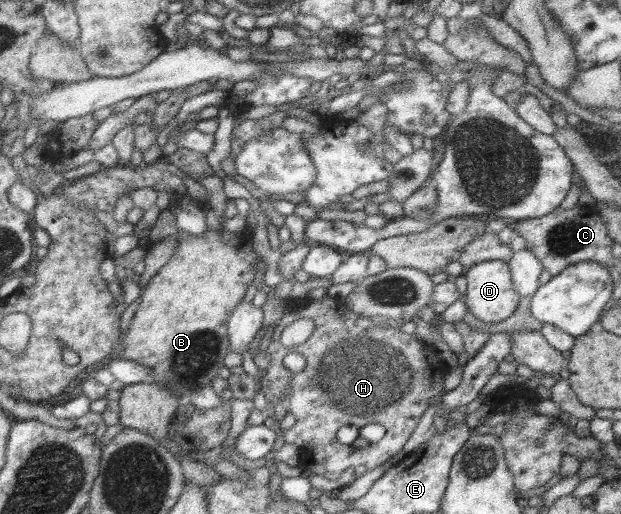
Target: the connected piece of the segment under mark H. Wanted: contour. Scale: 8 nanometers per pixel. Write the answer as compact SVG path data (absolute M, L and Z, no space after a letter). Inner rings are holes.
M326 294L323 298L319 300L311 300L311 299L304 299L302 300L301 304L297 304L295 308L292 308L289 313L285 314L283 318L278 322L278 327L274 330L273 334L270 334L269 340L265 343L263 349L264 353L271 357L271 364L268 366L267 371L265 374L265 381L273 383L273 387L275 387L275 394L271 394L271 398L280 398L284 393L286 388L291 388L293 391L293 395L289 398L288 406L289 411L294 415L296 418L296 422L294 426L291 426L288 431L284 431L287 433L285 437L286 444L293 444L293 446L297 446L297 448L301 448L301 452L305 452L305 458L309 458L309 460L301 460L300 466L304 469L305 472L310 474L322 474L329 480L339 480L341 478L341 474L343 474L344 470L347 470L350 466L354 468L354 476L355 478L359 478L363 476L367 471L376 469L377 467L381 467L383 464L387 463L392 456L395 456L397 452L401 451L403 445L408 442L408 439L413 434L416 427L421 423L421 421L427 419L428 415L430 414L430 409L427 406L427 403L430 398L434 396L443 394L444 390L442 387L443 378L447 376L447 369L444 361L440 358L439 352L437 352L436 347L433 343L425 343L422 344L415 338L414 335L409 335L406 333L401 332L400 324L396 320L391 320L389 318L383 318L380 316L371 316L369 318L363 316L363 318L359 318L357 314L347 310L345 308L345 304L339 297L331 297ZM301 318L311 318L313 322L315 322L315 331L313 331L313 335L309 337L309 339L299 346L294 346L293 348L287 348L280 344L280 337L282 336L282 331L289 326L289 324L293 324L295 320L301 320ZM290 353L298 353L299 355L303 356L306 360L306 367L300 373L293 373L290 372L288 369L285 368L283 359L286 355ZM362 424L378 424L385 427L387 432L383 439L377 444L369 444L368 447L365 449L353 449L352 445L341 444L339 440L337 440L337 431L345 426L345 425L357 425L361 426Z

